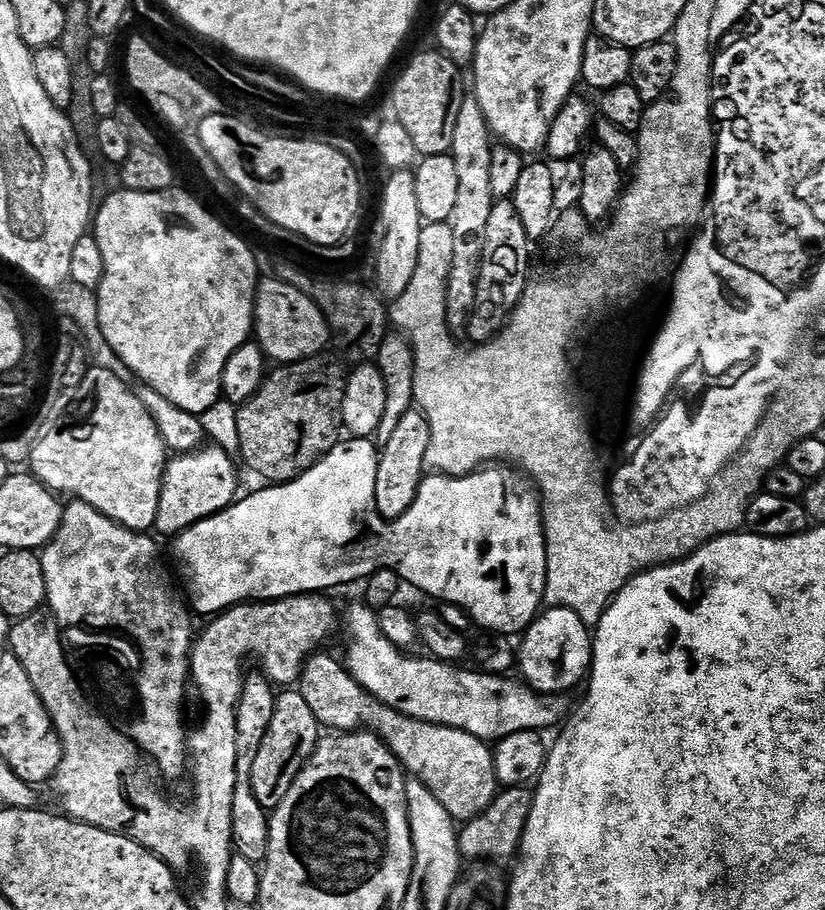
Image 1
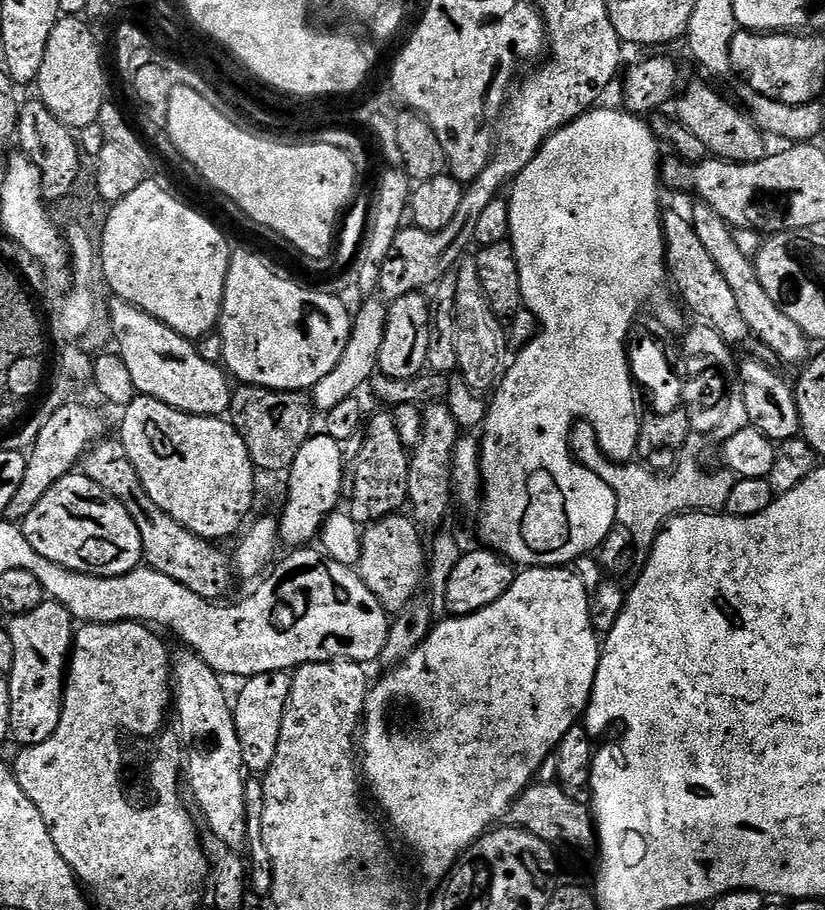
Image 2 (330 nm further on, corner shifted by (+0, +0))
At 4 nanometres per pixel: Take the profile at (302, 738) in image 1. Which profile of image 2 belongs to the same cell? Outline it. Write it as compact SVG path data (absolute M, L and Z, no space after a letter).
M267 672L249 676L241 684L244 685L240 693L234 696L232 714L238 730L238 742L242 742L245 769L252 774L263 774L274 762L274 754L278 754L278 738L282 734L282 718L290 698L292 677L286 672Z

